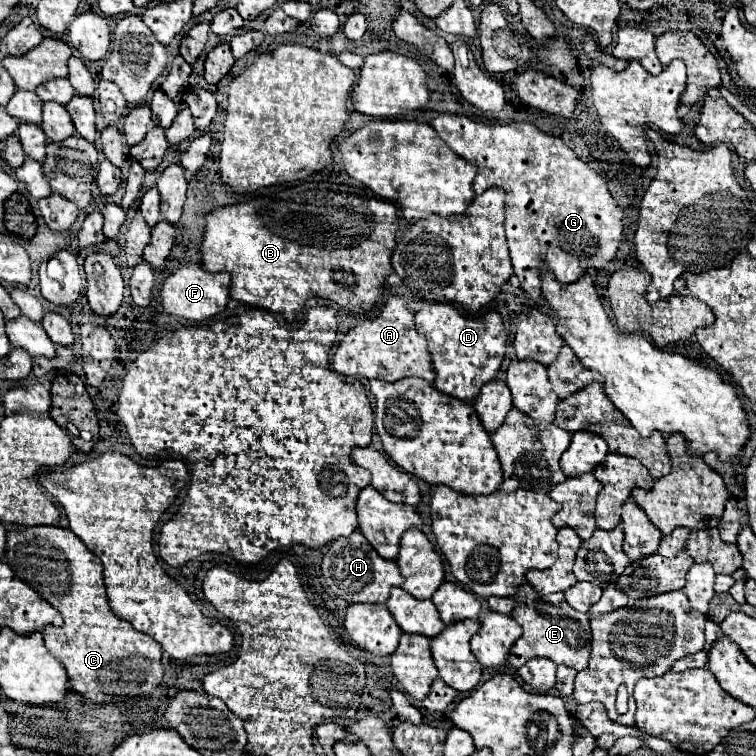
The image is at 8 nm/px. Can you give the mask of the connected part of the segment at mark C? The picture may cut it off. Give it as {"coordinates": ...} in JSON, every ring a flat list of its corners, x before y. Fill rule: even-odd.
{"coordinates":[[7,525,7,551,3,561,63,615,65,625,45,627,43,639,49,653,63,663,75,693,93,703,103,703,101,697,105,695,145,697,161,685,161,647,111,611,103,583,103,563,71,529]]}

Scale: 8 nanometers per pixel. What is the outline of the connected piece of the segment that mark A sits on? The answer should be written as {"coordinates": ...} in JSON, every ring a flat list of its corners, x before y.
{"coordinates":[[391,297,375,317,369,317,359,327,353,327,337,353,333,355,333,371,343,377,353,379,381,379,387,383,405,379,405,377,421,377,429,383,435,379,435,369,431,363,429,349,425,345,425,337,421,337,413,323,413,313,405,307,401,297]]}

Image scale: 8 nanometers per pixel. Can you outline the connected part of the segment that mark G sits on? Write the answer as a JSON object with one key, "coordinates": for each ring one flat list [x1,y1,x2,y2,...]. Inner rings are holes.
{"coordinates":[[437,115,431,125,459,157,477,163,477,177,473,181,473,189,477,195,481,195,489,187,501,187,507,193,505,231,511,261,521,289,535,305,545,305,545,299,541,295,543,269,551,271,561,285,569,285,589,269,603,271,605,265,615,257,623,235,623,211,611,197,605,179,589,169,581,159,577,159,575,153,559,137,547,135,529,122,485,125,461,115]]}

